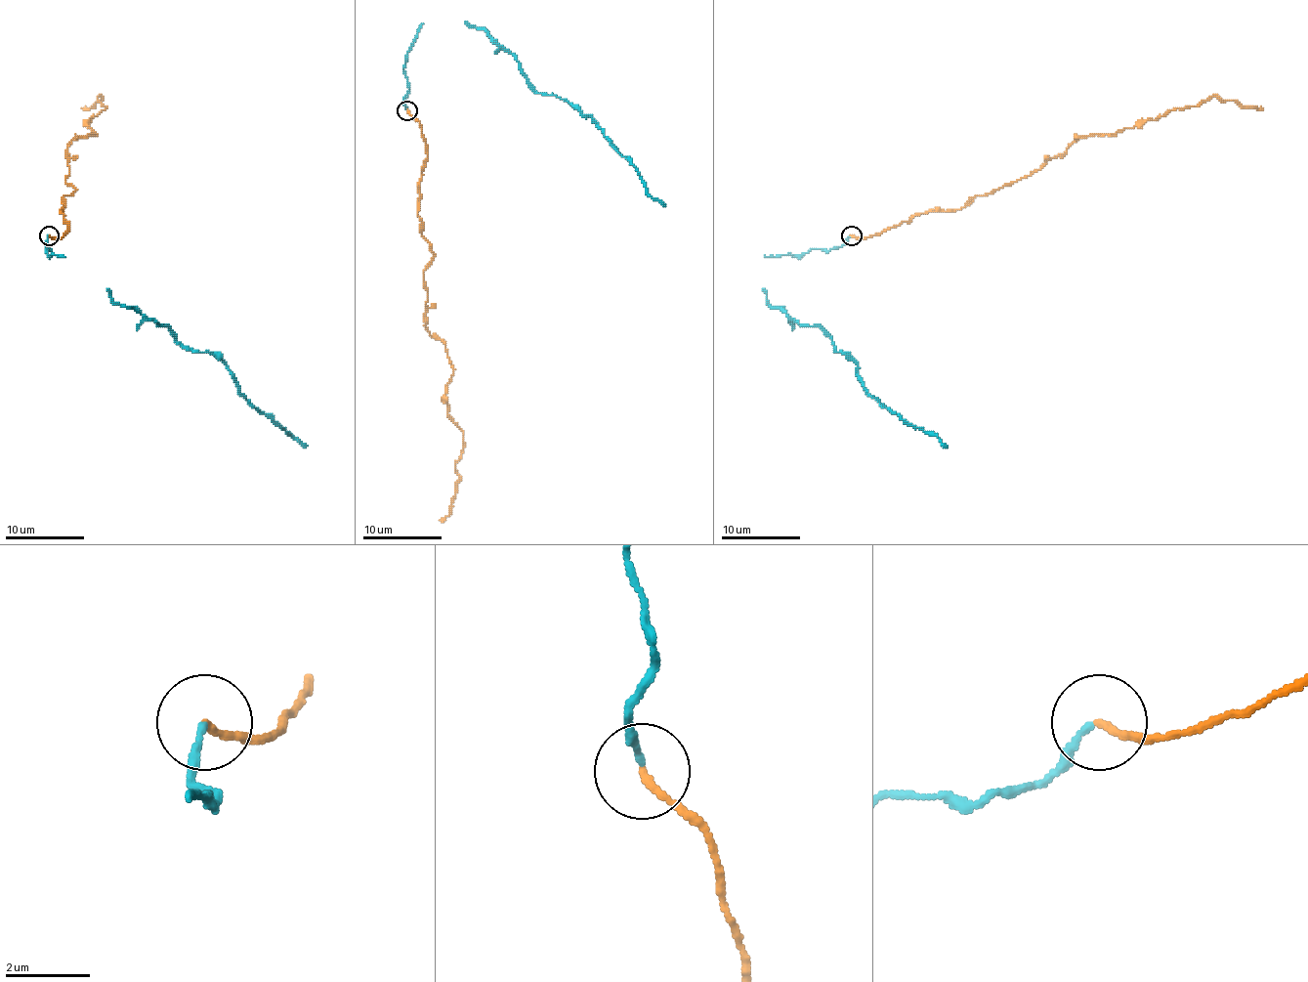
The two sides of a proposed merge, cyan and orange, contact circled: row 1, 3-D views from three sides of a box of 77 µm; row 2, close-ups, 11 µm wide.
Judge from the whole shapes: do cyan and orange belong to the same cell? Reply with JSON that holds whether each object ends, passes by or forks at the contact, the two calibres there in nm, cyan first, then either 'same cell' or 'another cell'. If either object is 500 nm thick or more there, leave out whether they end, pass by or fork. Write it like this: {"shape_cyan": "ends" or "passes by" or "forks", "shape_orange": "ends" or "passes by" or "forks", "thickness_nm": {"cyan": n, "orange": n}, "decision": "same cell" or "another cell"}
{"shape_cyan": "ends", "shape_orange": "ends", "thickness_nm": {"cyan": 150, "orange": 180}, "decision": "same cell"}

